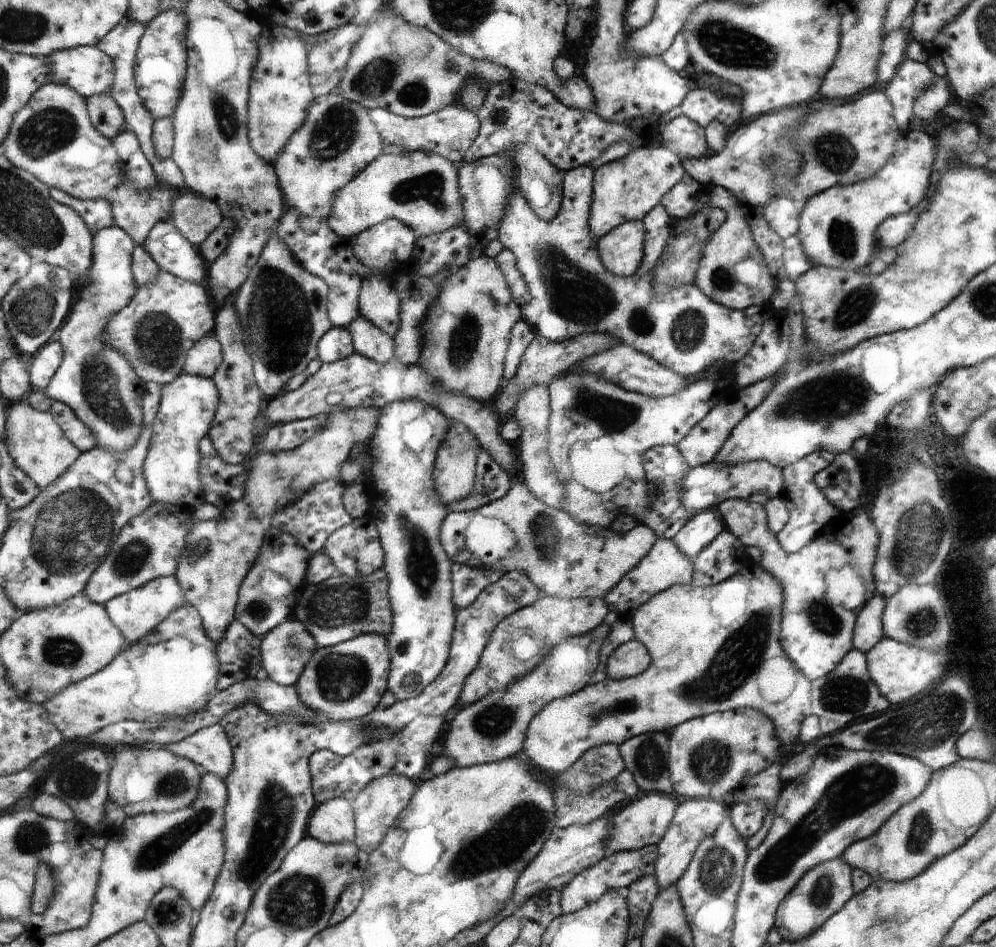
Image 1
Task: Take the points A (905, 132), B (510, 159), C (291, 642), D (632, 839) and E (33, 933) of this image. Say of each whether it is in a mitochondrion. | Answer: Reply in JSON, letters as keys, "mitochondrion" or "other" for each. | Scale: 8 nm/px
{"A":"other","B":"other","C":"mitochondrion","D":"other","E":"other"}

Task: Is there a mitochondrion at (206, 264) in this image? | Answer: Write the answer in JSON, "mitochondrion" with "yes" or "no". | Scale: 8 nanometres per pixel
{"mitochondrion":"no"}

